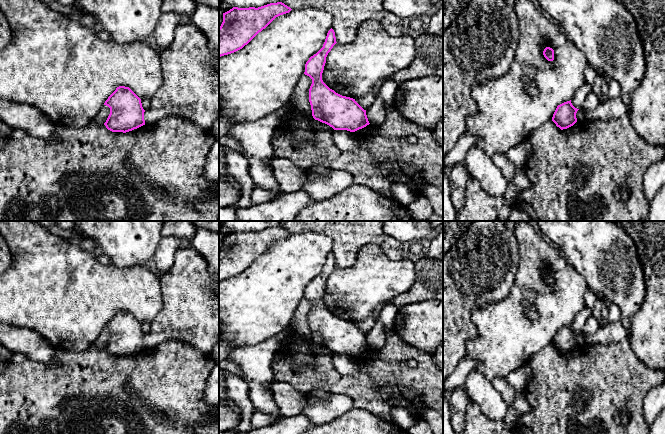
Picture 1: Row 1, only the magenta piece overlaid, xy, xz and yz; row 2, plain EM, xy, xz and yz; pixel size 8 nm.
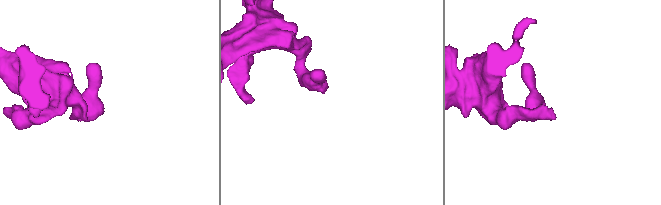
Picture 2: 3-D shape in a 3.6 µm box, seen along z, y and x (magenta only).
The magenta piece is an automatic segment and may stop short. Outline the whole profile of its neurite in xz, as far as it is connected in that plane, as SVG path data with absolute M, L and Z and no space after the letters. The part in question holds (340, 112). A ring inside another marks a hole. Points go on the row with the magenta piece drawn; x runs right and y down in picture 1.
M331 28L323 47L305 64L304 74L312 79L309 102L315 120L329 125L334 130L355 132L370 124L366 110L355 99L330 89L322 80L326 57L336 43L335 32Z

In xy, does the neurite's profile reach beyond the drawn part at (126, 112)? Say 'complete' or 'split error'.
complete

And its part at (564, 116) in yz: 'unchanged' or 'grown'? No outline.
unchanged

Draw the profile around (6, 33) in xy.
M0 9L0 51L10 44L12 35L11 27Z

